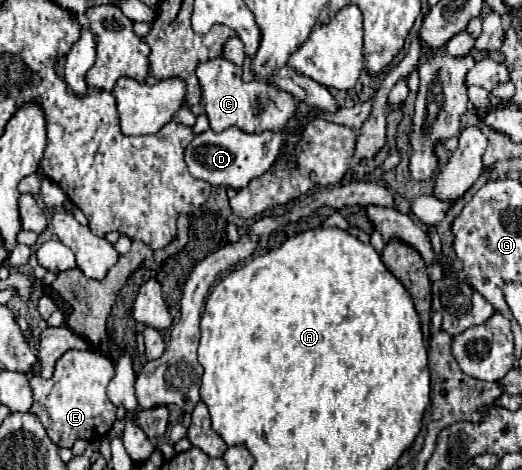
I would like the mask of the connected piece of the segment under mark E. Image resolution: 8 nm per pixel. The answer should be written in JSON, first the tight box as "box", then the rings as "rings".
{"box":[29,351,115,447],"rings":[[[67,351],[55,367],[51,379],[43,379],[41,375],[33,375],[29,385],[33,389],[33,407],[31,413],[39,417],[47,435],[57,447],[73,447],[75,439],[97,441],[109,433],[115,423],[115,405],[107,399],[105,387],[115,375],[115,367],[111,359],[97,351]]]}

